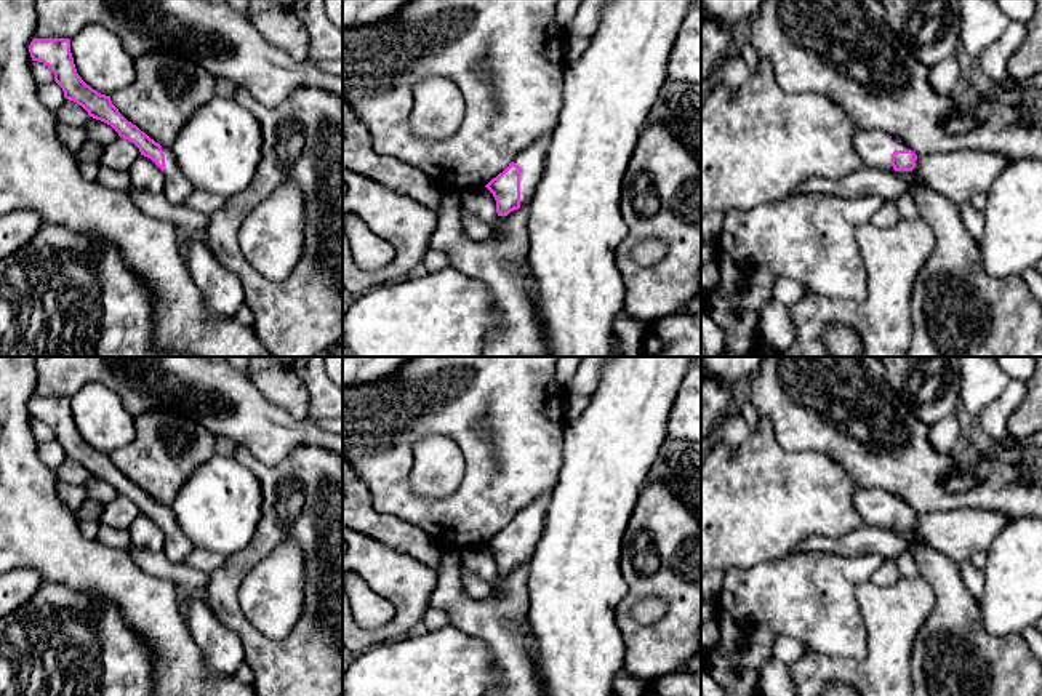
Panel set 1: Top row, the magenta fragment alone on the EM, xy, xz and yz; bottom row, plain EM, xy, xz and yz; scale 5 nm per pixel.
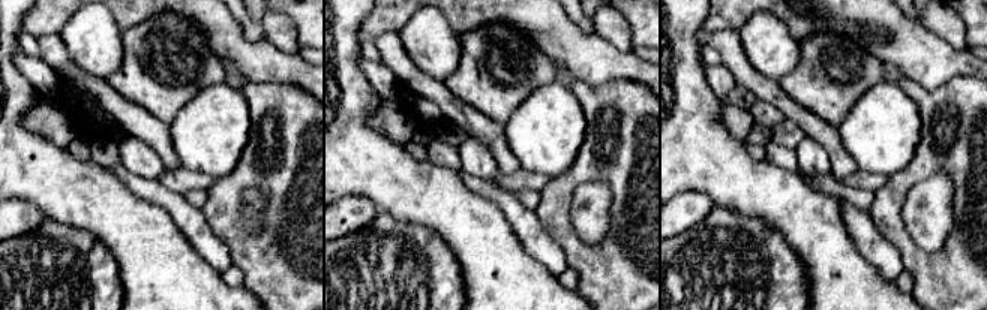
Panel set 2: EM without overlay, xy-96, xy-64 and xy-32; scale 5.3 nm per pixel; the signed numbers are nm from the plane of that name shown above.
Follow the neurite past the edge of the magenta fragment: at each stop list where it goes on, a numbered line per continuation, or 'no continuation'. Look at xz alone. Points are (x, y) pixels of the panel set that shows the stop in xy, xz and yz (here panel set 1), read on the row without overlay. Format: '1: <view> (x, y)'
1: xz (532, 519)

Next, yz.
1: yz (874, 506)

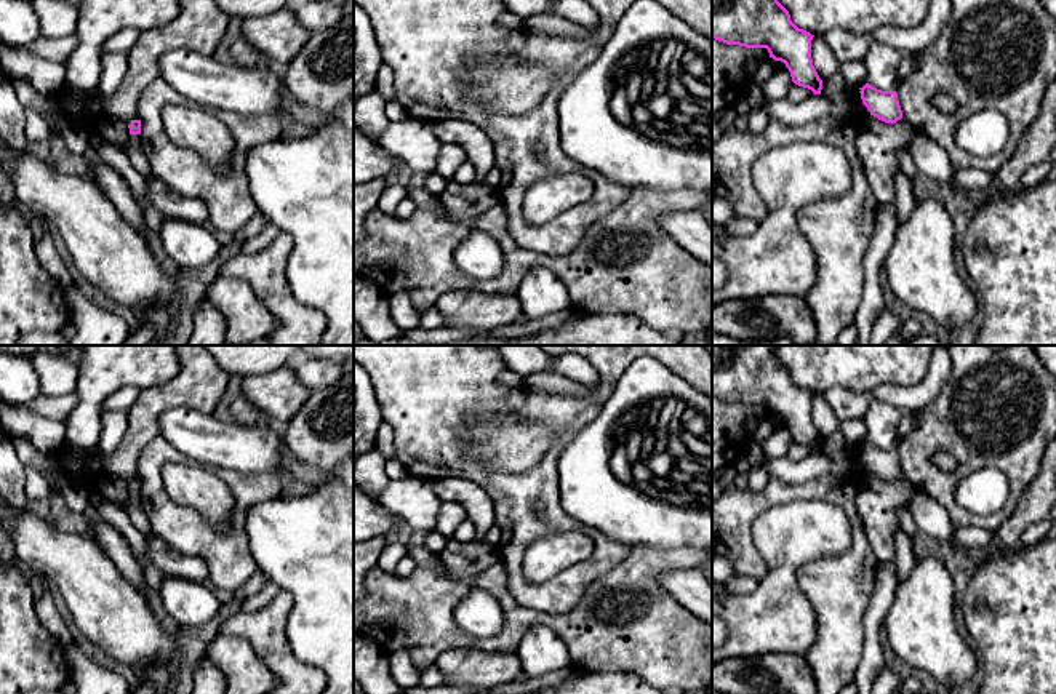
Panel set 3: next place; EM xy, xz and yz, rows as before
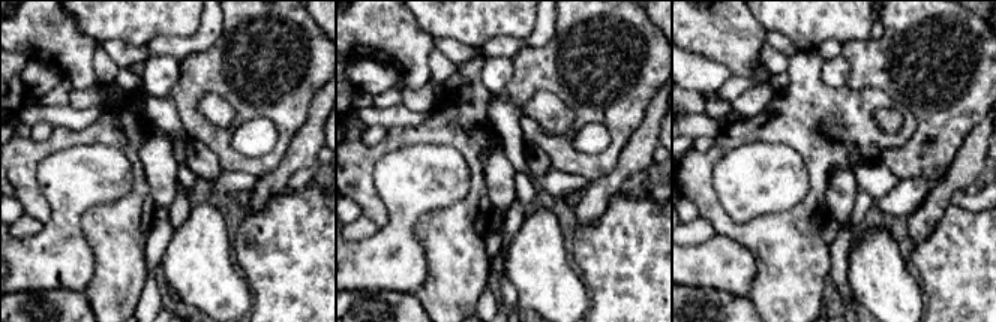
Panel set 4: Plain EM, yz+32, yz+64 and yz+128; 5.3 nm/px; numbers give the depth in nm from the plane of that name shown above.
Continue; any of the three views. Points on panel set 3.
1: xy (135, 510)

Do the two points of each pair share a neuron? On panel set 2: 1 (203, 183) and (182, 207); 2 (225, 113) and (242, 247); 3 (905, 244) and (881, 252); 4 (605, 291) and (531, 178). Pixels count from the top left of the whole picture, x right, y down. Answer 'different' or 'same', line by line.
1: different
2: different
3: different
4: different

